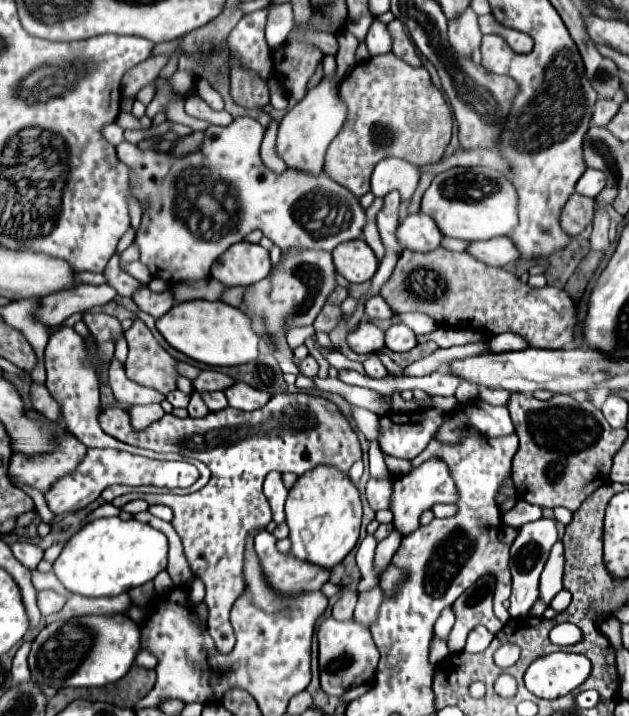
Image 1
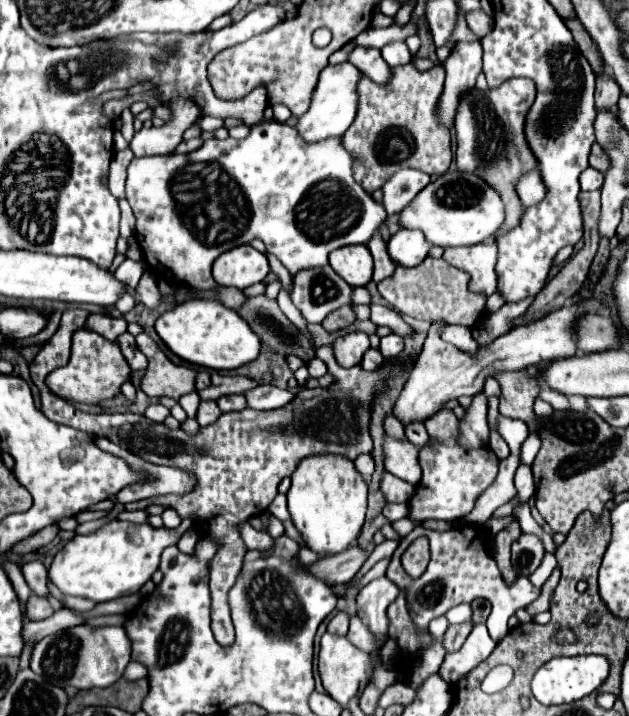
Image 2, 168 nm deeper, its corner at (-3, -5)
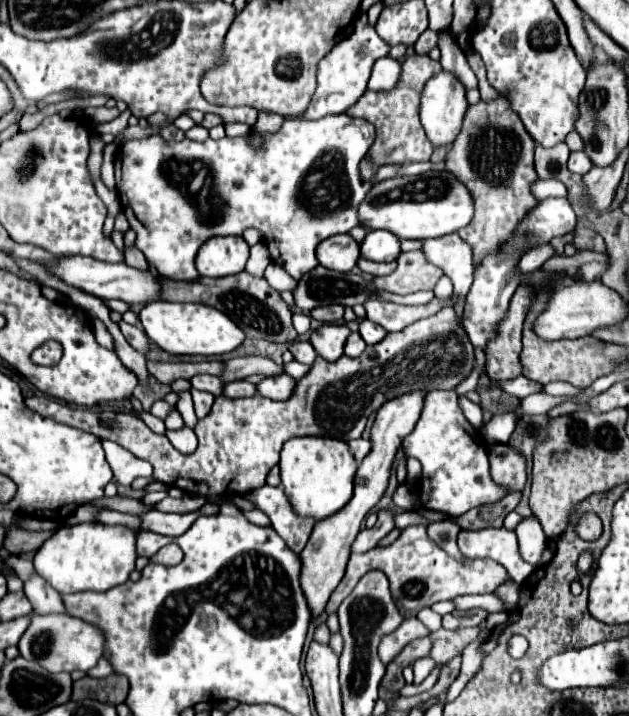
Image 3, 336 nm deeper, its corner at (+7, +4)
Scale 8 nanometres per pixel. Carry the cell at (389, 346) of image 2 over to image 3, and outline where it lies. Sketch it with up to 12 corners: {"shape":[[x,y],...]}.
{"shape":[[368,319],[360,321],[360,335],[368,345],[386,337],[386,329]]}

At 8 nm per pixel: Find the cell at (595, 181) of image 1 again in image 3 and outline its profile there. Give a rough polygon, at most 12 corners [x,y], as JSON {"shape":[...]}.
{"shape":[[584,151],[570,153],[568,169],[586,175],[592,169],[590,157]]}

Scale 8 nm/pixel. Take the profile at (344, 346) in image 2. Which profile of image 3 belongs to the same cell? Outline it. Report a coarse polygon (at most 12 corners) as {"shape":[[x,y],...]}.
{"shape":[[322,325],[310,343],[326,361],[344,355],[346,325]]}

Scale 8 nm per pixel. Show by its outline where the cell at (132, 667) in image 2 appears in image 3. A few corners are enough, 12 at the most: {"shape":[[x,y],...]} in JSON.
{"shape":[[100,659],[88,673],[90,677],[106,677],[114,673],[108,659]]}

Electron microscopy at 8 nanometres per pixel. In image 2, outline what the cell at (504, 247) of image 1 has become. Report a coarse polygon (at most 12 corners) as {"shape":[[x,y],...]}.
{"shape":[[496,244],[446,248],[442,258],[470,276],[470,292],[492,296]]}

